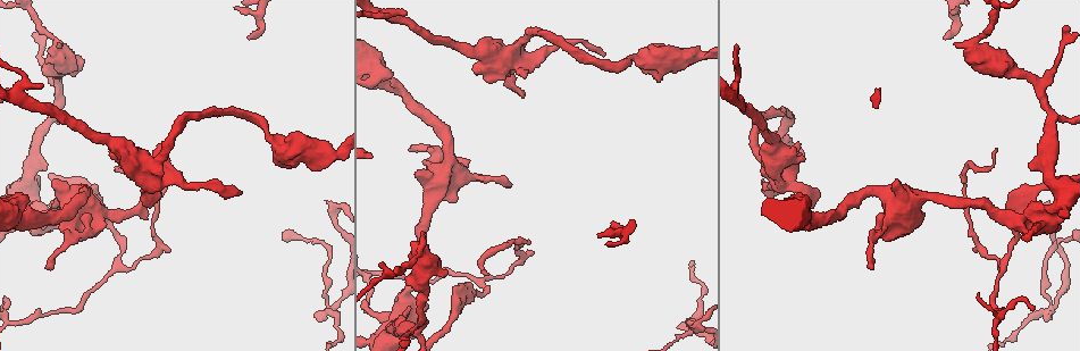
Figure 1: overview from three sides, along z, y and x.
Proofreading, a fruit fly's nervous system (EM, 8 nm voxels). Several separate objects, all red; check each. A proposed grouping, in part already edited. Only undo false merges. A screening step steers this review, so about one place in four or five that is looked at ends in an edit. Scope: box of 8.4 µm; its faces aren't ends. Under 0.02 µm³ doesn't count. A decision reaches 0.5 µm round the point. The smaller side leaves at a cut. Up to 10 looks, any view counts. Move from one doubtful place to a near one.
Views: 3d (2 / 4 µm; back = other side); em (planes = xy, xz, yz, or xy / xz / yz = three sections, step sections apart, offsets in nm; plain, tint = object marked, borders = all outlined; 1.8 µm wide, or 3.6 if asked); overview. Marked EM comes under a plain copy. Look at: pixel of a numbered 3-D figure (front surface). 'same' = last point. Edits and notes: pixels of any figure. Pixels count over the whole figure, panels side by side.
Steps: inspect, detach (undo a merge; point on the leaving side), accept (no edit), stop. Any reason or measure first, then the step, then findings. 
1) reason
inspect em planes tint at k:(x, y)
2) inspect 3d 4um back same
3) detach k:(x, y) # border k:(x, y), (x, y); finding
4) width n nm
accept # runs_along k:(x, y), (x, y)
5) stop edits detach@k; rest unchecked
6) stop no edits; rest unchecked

calibre changes
inspect 3d 4um at 1:(1015, 219)

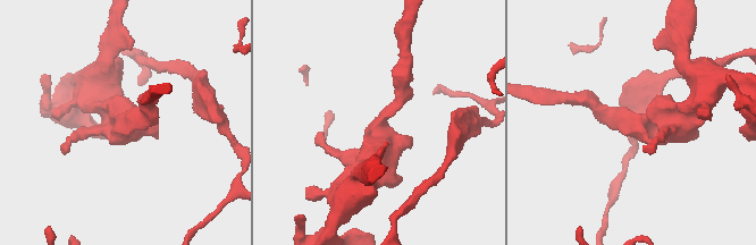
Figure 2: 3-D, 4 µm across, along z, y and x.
now the EM
inspect em xz step 16 tint at 2:(383, 122)

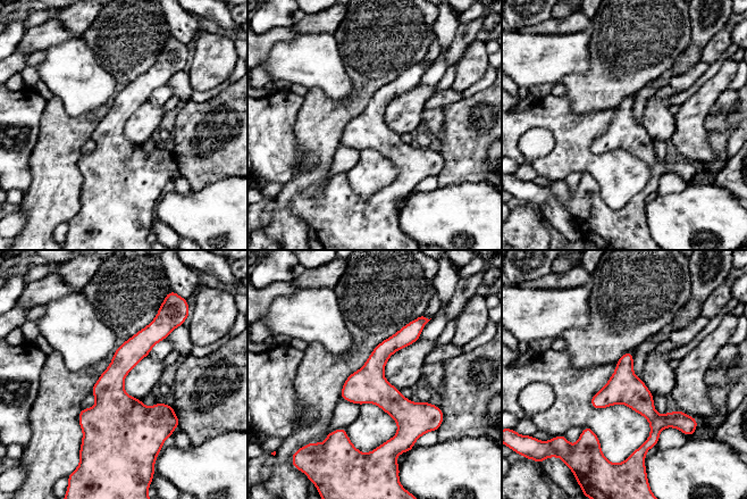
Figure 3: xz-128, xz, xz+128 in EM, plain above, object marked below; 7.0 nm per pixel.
another direction
inspect em yz step 4 tint same

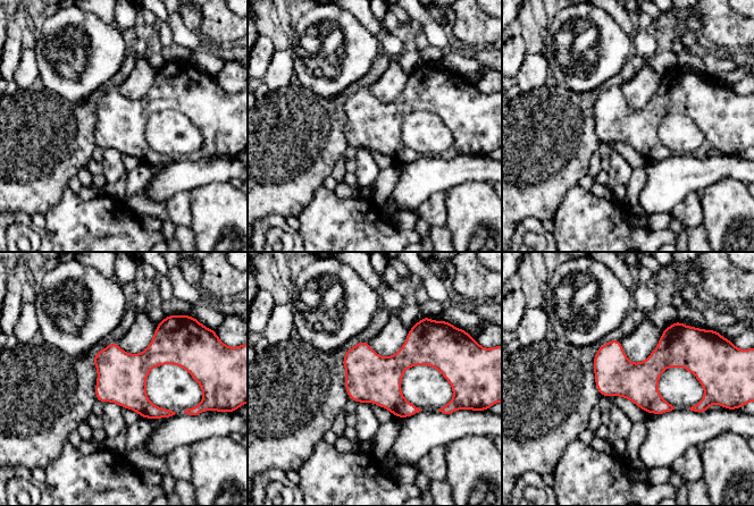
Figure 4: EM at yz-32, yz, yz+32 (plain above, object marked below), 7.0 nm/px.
width 280 nm
accept # runs_along 4:(595, 363), (650, 370), (684, 360), (697, 373); all the same cell

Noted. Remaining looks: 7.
sharp bend
inspect em 3.6um xz step 4 tint at 1:(453, 169)

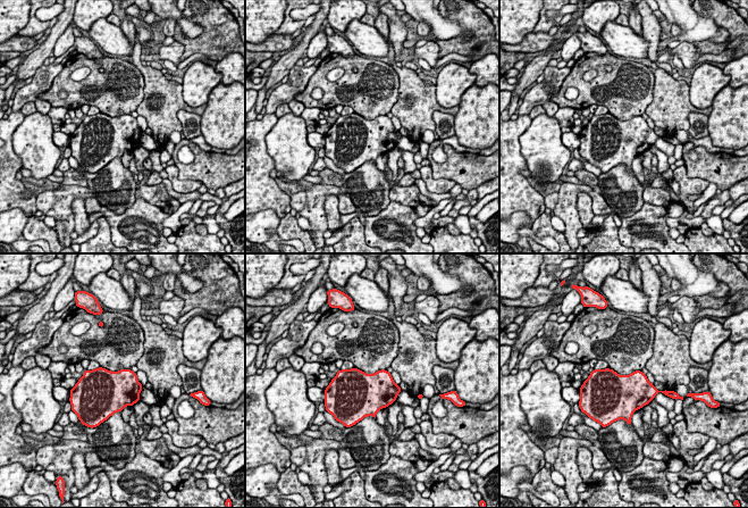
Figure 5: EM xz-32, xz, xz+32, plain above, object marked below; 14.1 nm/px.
cut it another way
inspect em 3.6um planes borders same

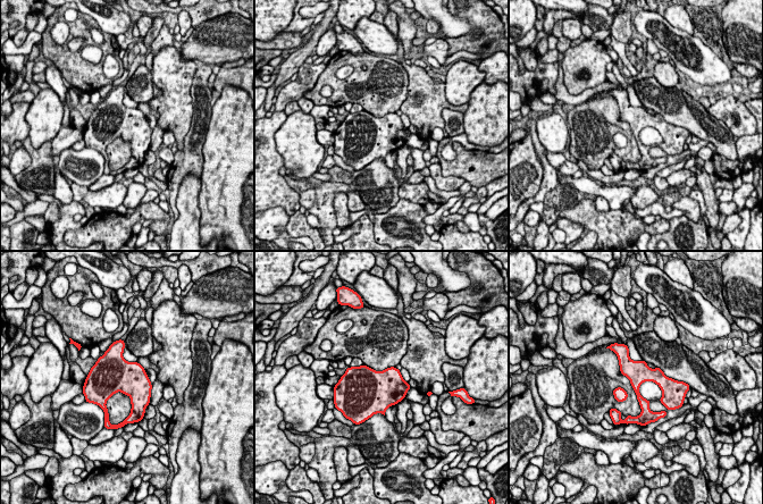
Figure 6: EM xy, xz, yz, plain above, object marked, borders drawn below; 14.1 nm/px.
width 320 nm
accept # runs_along 6:(619, 351), (638, 372), (668, 385); continuous, no second cell

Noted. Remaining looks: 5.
sudden change in width
inspect em 3.6um yz step 8 tint at 1:(645, 58)

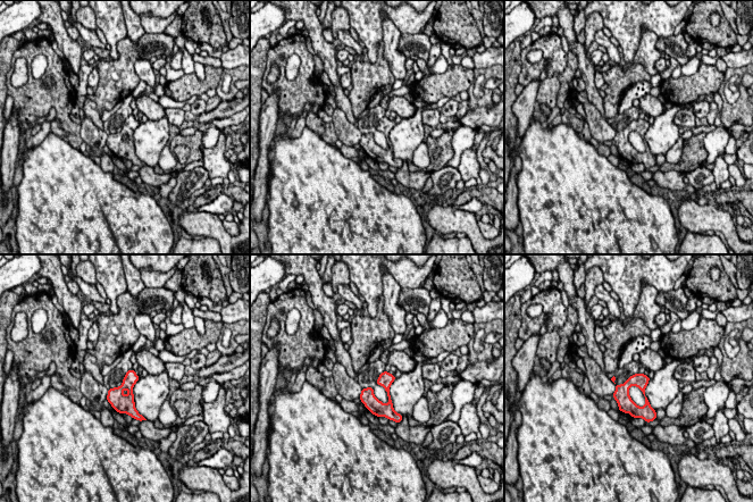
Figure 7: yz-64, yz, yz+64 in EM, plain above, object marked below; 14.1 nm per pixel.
inspect em 3.6um planes tint same

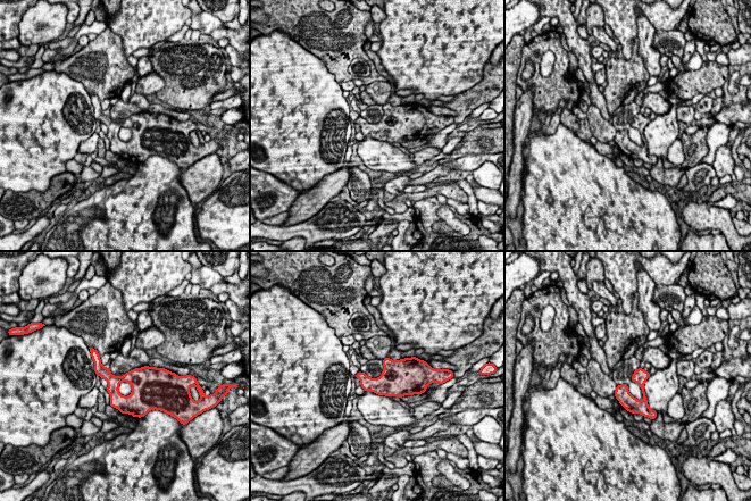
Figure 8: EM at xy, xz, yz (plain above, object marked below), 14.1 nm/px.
accept # runs_along 8:(641, 372), (644, 401), (639, 410); all the same cell

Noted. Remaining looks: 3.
four or more arms meet
inspect em 3.6um yz step 16 borders at 1:(775, 163)

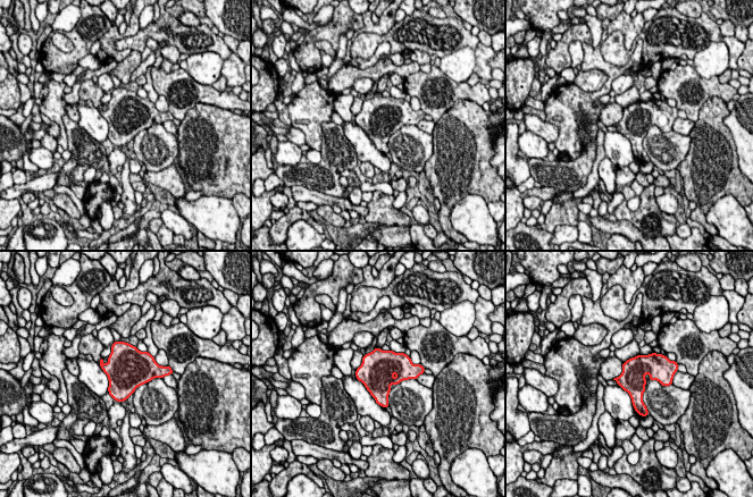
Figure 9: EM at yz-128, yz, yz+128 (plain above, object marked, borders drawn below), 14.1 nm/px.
accept # continuous, no second cell

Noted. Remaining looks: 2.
stop no edits; rest unchecked

